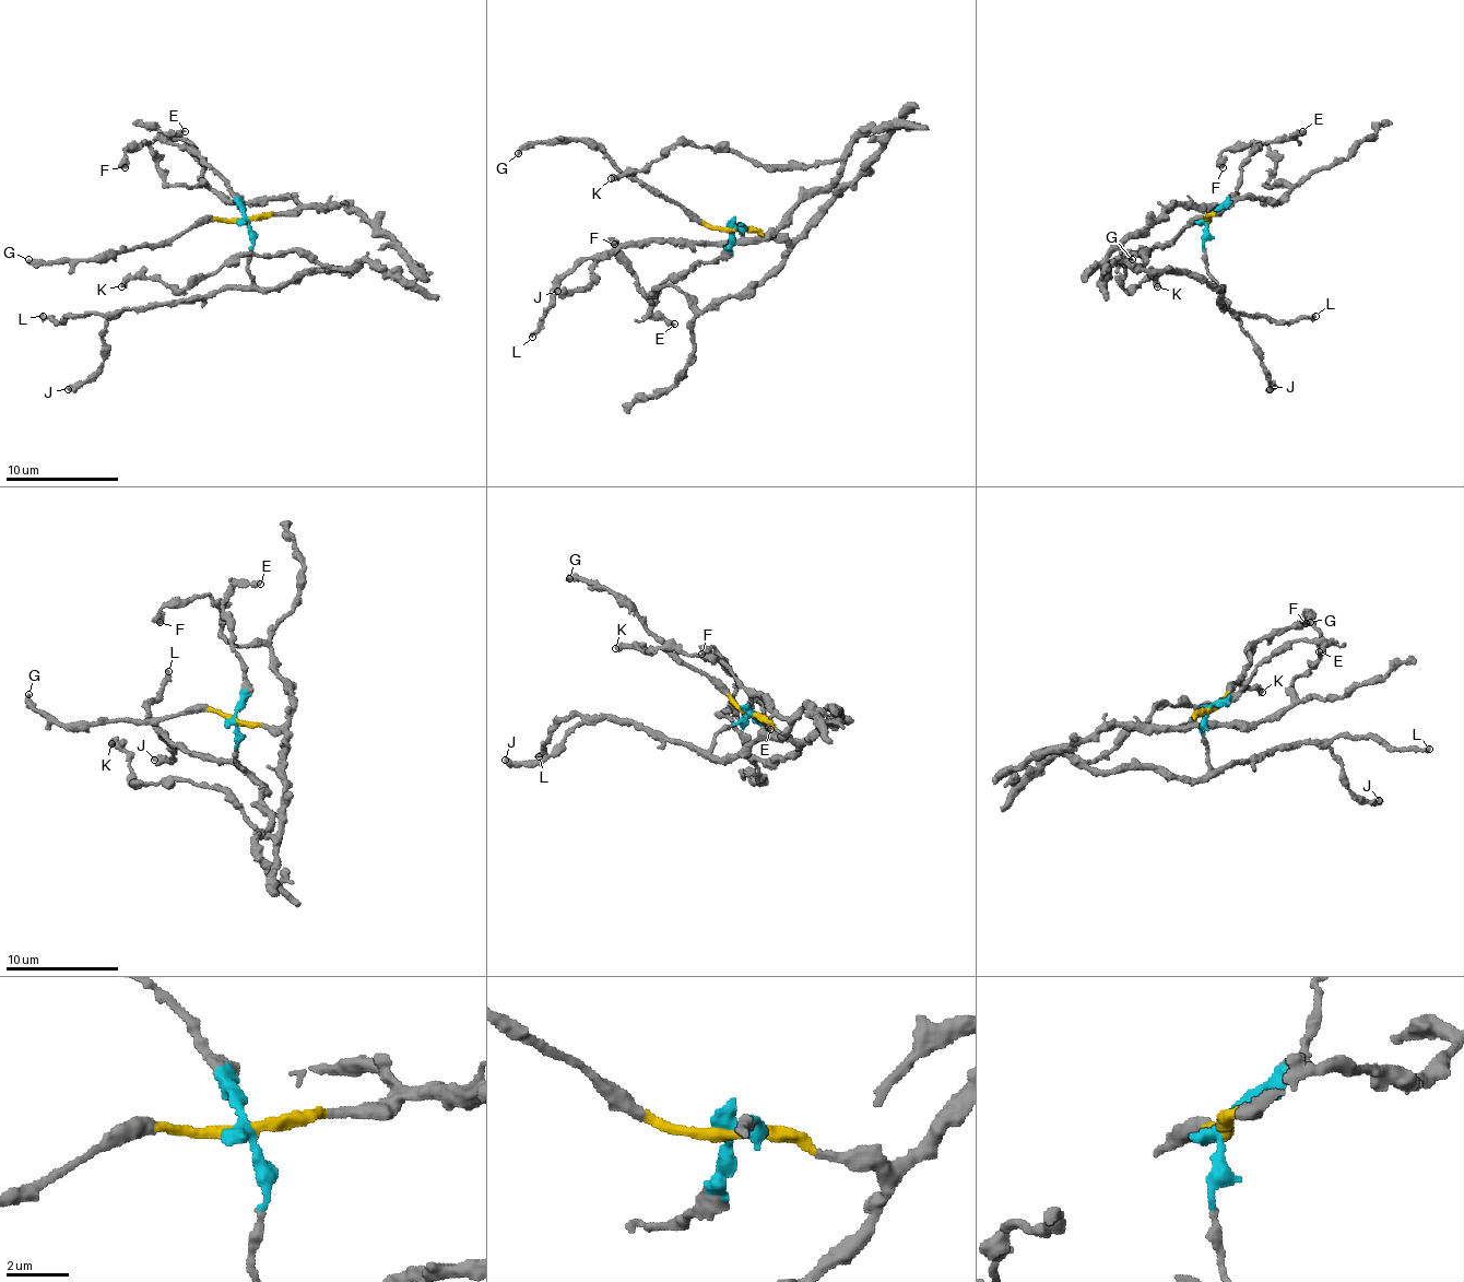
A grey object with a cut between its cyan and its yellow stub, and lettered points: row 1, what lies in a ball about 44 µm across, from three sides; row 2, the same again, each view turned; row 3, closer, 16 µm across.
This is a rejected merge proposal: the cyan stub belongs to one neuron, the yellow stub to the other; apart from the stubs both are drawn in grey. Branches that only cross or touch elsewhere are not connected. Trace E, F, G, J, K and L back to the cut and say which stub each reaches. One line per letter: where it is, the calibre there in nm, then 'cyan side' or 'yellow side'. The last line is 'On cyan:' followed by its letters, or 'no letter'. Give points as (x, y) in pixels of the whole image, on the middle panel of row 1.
E: at (674, 324); 380 nm thick; cyan side
F: at (614, 244); 500 nm thick; yellow side
G: at (518, 153); 300 nm thick; yellow side
J: at (557, 291); 500 nm thick; cyan side
K: at (611, 178); 400 nm thick; cyan side
L: at (532, 337); 260 nm thick; cyan side
On cyan: E, J, K, L

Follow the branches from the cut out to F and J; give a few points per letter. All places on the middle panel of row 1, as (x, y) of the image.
F: (734, 227), (777, 235), (788, 256), (759, 281), (715, 297), (704, 309), (672, 286), (647, 295), (613, 244)
J: (734, 227), (743, 224), (738, 242), (613, 247), (597, 261), (593, 281), (556, 292)

